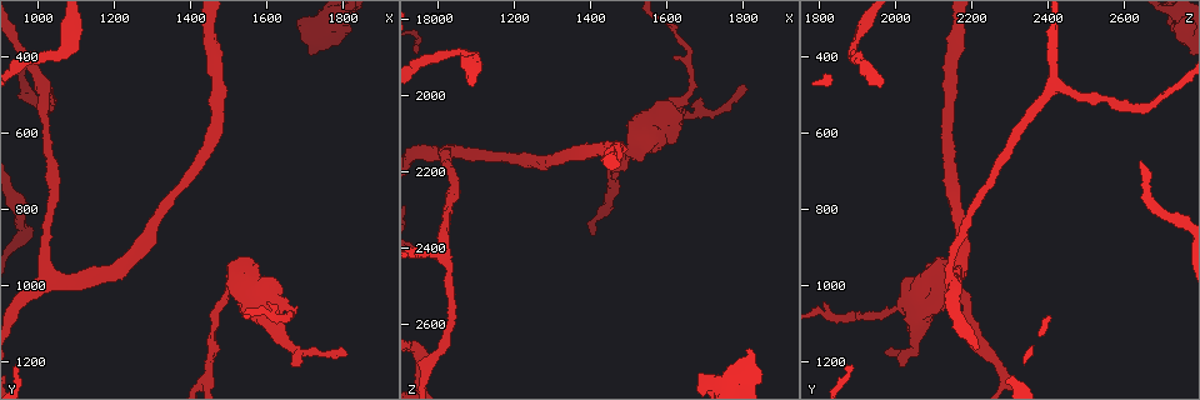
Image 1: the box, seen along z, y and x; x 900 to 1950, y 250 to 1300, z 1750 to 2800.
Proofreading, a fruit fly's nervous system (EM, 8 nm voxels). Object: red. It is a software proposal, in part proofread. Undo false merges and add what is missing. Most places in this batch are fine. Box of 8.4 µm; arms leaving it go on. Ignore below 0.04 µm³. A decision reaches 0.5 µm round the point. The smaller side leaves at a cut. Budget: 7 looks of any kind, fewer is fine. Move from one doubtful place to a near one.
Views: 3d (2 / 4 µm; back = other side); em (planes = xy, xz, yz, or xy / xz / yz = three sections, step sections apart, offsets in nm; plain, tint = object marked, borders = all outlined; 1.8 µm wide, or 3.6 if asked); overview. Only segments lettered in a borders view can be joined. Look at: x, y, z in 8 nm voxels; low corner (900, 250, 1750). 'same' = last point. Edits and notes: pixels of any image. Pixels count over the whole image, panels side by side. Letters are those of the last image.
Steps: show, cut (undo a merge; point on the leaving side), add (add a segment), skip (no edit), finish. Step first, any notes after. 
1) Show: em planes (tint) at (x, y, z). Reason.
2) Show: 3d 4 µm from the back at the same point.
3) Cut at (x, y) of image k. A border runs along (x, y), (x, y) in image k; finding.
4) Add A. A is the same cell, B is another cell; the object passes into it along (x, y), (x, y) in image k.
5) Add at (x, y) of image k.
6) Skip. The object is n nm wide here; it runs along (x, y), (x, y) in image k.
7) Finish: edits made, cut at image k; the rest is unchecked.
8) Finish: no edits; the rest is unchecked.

Show: em 3.6 µm planes (borders) at (1590, 1025, 2040). Arms run side by side.

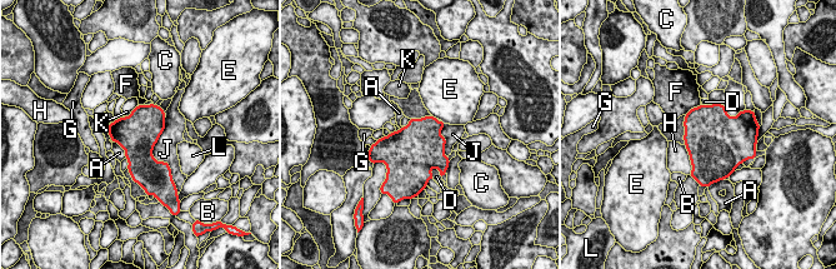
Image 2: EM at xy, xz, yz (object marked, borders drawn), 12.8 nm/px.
Skip. A, B, C, D, E, F, G, H, J, K and L are other cells; a border runs along (113, 142), (124, 150), (125, 157) in image 2; all the same neuron.

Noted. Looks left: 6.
Show: em planes (borders) at (1805, 1175, 1985). Thin end.

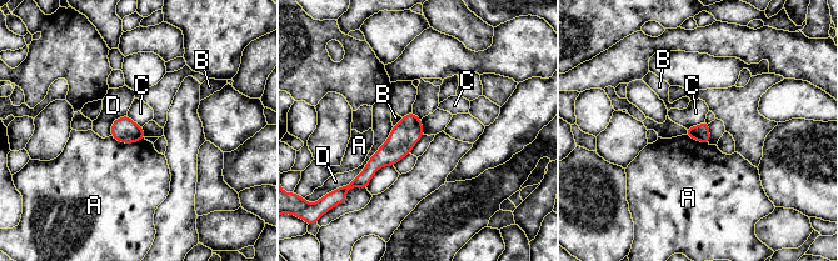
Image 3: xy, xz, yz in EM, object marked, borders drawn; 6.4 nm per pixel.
Skip. A, B, C and D are other cells; it runs along (418, 121), (360, 177) in image 3; none of them fits.

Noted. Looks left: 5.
Show: 3d 4 µm at (1680, 320, 2730). Branch stops here.

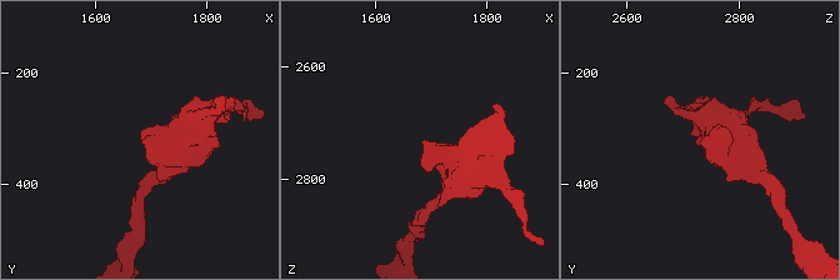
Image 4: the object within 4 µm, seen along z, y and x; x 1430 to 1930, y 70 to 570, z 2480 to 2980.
Show: em 3.6 µm planes (borders) at (1685, 330, 2735).

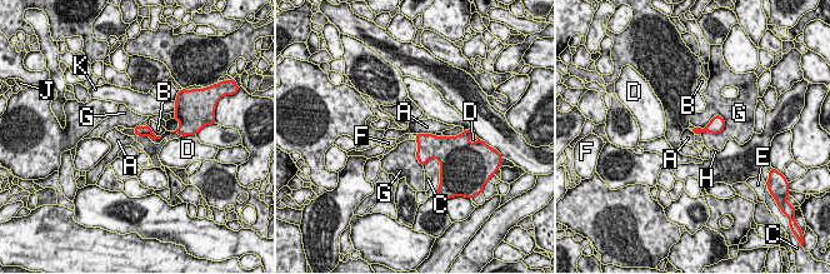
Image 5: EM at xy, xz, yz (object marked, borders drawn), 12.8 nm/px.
Skip. The longest contact is with G, 420 nm; A, B, C, D, E, F, G, H, J and K are other cells; a border runs along (416, 133), (431, 133), (434, 135) in image 5; no lettered segment goes on from it.

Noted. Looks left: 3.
Finish: no edits; the rest is unchecked.

